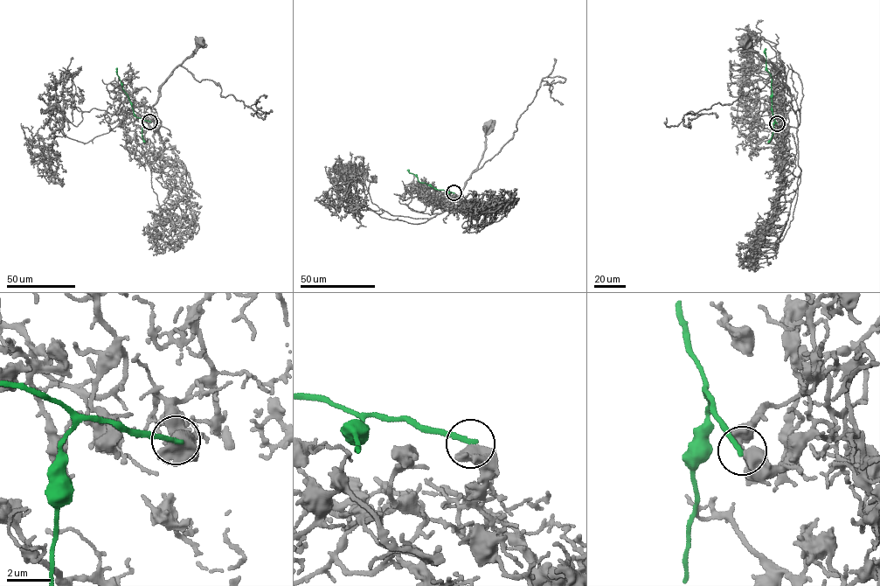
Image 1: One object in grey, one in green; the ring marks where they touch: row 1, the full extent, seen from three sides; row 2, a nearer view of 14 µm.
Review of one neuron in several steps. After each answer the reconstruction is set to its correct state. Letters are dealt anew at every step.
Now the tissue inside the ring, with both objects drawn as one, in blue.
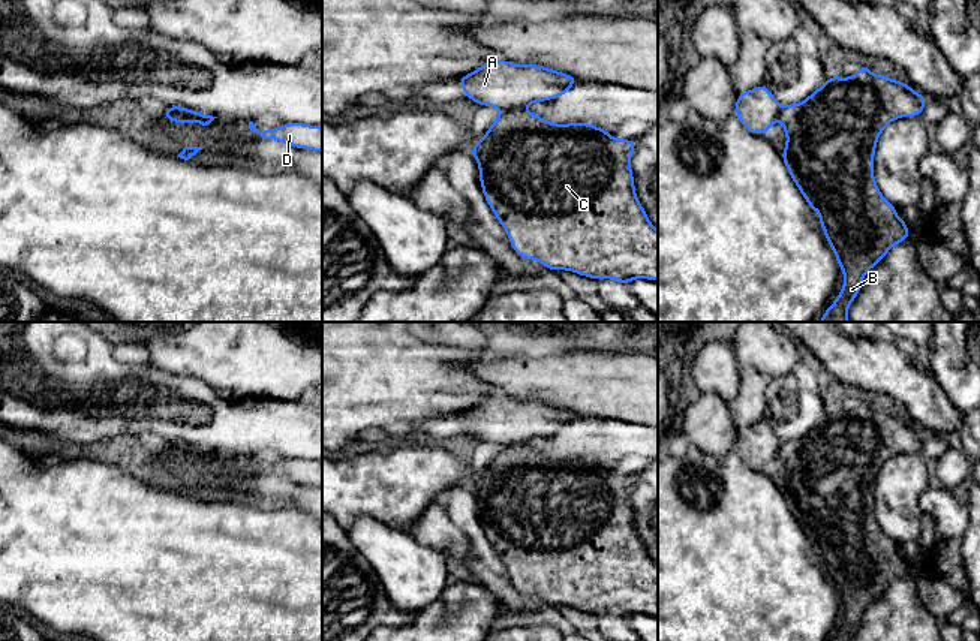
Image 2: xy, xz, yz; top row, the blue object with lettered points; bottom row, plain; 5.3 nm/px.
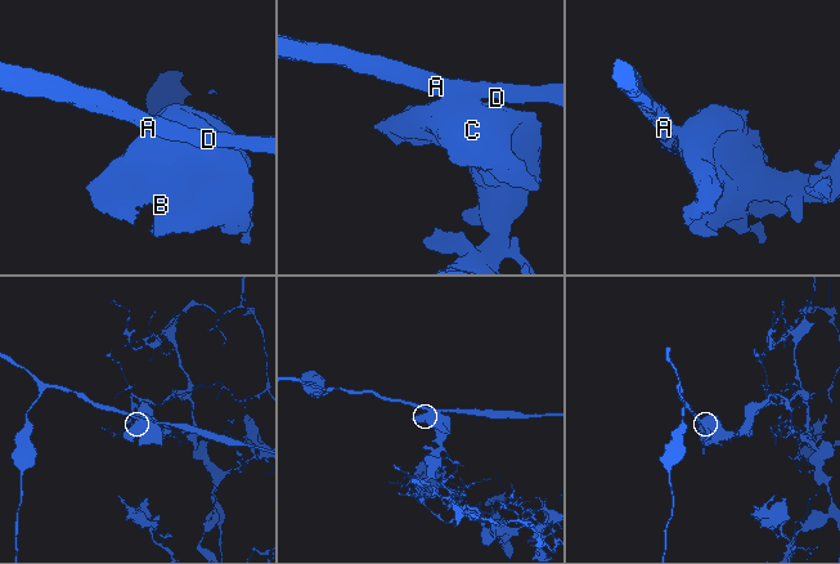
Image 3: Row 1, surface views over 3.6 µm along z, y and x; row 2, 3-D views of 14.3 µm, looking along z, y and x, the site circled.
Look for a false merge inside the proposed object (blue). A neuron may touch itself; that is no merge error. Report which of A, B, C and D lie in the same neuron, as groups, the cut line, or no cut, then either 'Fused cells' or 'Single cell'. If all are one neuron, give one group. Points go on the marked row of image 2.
Groups: A D / B C. Split along xz (520, 107), (502, 111). Fused cells

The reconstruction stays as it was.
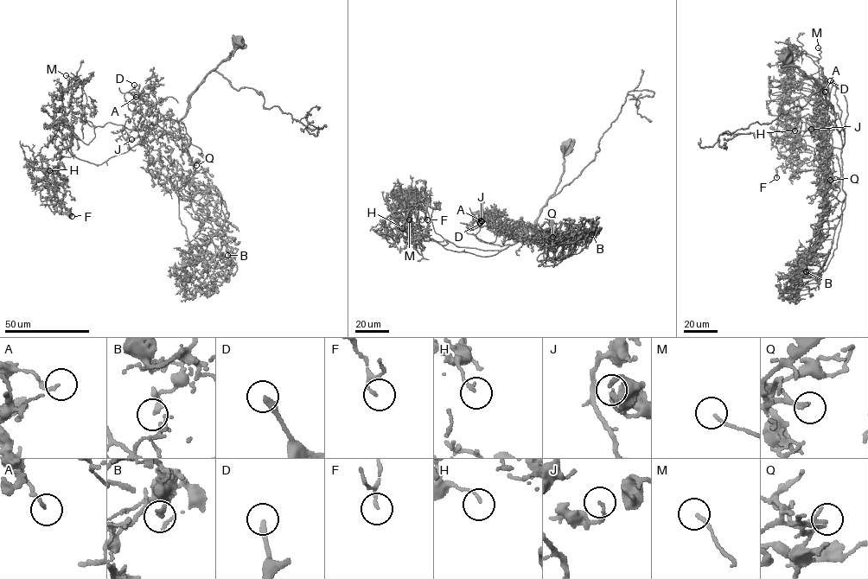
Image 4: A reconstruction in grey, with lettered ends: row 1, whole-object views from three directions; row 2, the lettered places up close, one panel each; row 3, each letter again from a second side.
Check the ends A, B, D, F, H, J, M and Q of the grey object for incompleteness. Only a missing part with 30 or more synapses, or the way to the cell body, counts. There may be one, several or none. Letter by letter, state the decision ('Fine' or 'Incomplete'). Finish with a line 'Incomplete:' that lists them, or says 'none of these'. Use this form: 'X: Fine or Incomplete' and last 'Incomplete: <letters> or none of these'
A: Fine
B: Fine
D: Incomplete
F: Fine
H: Fine
J: Fine
M: Incomplete
Q: Incomplete
Incomplete: D, M, Q

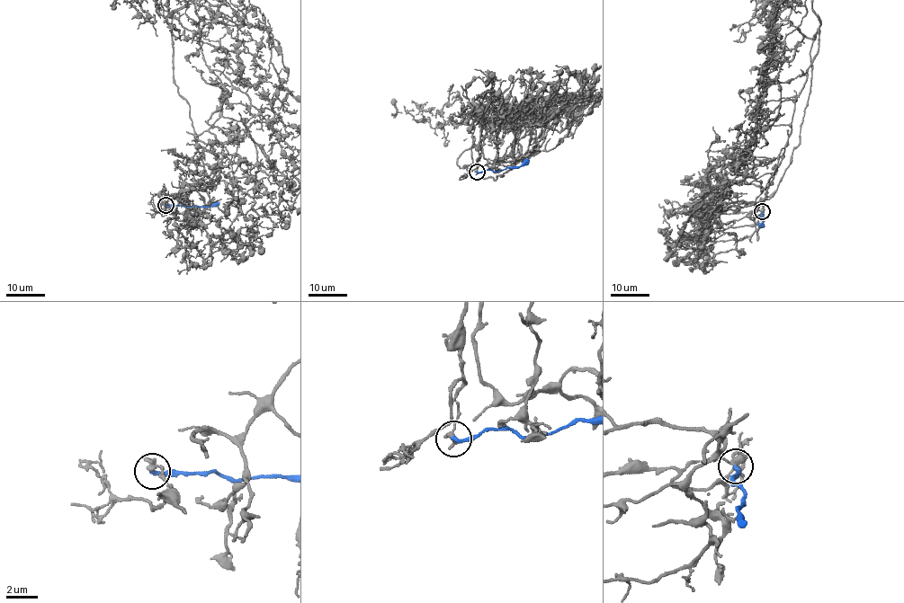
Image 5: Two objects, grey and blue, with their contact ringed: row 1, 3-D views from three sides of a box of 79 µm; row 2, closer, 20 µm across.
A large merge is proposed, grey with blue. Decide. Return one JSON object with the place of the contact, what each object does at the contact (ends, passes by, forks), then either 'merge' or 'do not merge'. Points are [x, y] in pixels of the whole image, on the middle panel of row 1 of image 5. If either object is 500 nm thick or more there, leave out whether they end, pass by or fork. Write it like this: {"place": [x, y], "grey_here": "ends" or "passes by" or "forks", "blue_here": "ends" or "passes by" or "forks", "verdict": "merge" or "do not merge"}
{"place": [477, 172], "grey_here": "ends", "blue_here": "ends", "verdict": "do not merge"}

